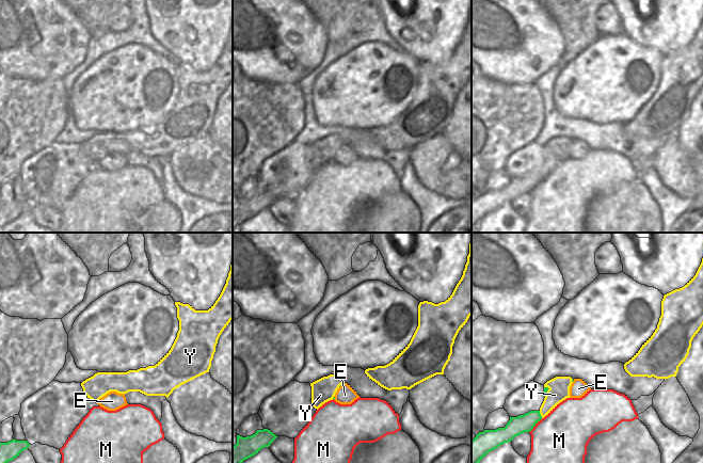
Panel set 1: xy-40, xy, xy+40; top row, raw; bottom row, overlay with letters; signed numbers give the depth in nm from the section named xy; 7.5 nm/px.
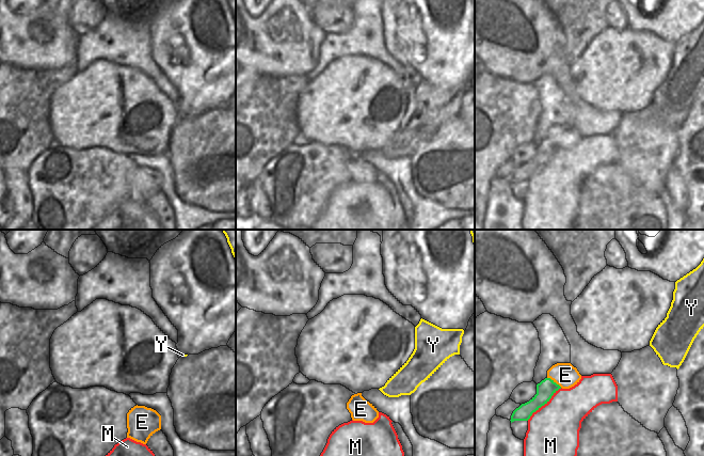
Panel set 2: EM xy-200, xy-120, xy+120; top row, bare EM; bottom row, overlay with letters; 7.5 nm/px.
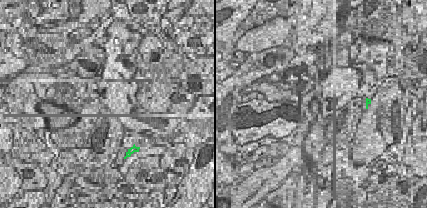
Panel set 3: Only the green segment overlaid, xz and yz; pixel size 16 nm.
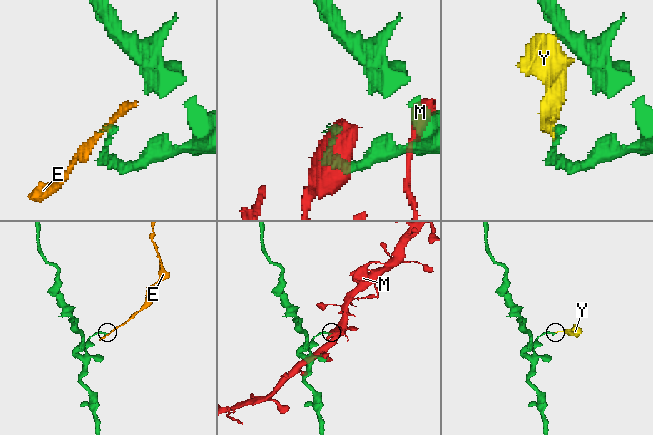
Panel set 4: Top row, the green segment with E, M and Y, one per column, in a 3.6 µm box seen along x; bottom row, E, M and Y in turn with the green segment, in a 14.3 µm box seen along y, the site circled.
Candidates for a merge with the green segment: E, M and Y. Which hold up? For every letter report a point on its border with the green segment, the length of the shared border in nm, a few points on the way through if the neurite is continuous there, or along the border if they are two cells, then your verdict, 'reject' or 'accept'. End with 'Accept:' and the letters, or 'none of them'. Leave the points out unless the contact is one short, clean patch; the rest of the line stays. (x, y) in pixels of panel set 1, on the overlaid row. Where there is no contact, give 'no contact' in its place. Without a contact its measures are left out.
E: meets green in xy at (340, 385); contact 40 nm long; border along xy (342, 384), (339, 387); reject
M: meets green in xy+40 at (534, 425); contact 150 nm long; reject
Y: meets green in xy+40 at (540, 414); contact 60 nm long; runs through xy+40 (516, 426), (540, 414), (559, 387); accept
Accept: Y

